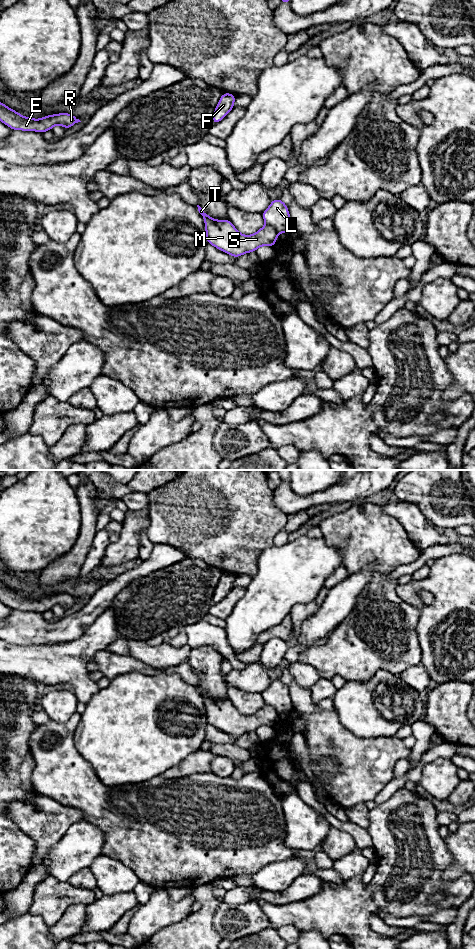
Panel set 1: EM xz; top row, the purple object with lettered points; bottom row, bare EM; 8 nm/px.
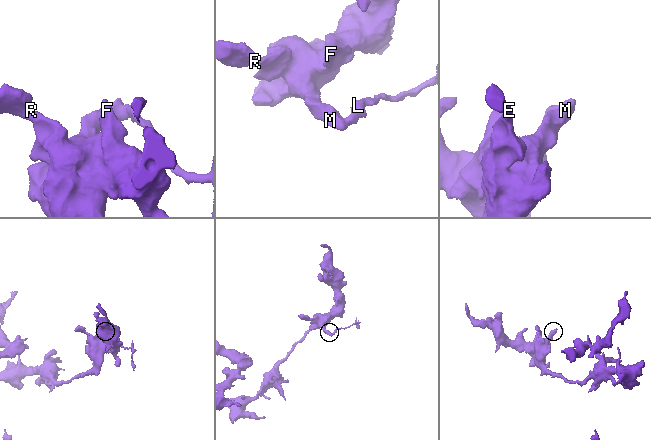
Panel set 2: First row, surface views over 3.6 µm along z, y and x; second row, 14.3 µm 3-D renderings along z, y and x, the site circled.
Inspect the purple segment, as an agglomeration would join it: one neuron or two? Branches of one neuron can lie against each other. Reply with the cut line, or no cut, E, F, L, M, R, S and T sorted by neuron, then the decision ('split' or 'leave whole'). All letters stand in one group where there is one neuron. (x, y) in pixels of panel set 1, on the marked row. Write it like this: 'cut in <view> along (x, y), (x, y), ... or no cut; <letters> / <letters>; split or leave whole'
cut in xz along (266, 223), (278, 233); E F M R S T / L; split

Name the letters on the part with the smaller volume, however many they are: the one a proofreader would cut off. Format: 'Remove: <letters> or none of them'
Remove: L

